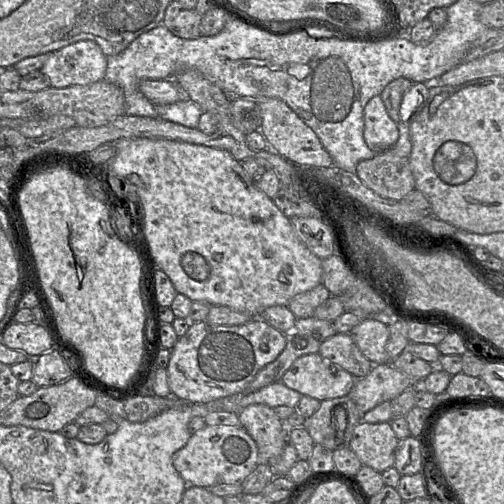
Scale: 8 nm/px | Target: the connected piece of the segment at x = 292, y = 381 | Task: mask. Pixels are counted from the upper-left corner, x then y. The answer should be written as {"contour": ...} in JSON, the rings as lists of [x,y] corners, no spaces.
{"contour":[[[312,353],[296,359],[281,381],[302,395],[324,401],[349,395],[356,379],[319,353]]]}

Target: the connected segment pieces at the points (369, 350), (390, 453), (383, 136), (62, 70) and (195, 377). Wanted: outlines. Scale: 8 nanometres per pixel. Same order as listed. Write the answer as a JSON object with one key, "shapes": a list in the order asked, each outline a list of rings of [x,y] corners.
{"shapes":[[[[371,317],[363,318],[350,334],[360,351],[373,365],[389,362],[386,350],[389,339],[388,324]]],[[[359,422],[354,428],[349,448],[364,466],[382,473],[394,467],[399,439],[390,422]]],[[[380,95],[372,97],[364,111],[364,140],[367,146],[381,152],[391,148],[399,138],[397,123],[389,116]]],[[[92,40],[69,44],[49,56],[40,71],[46,75],[50,87],[66,88],[88,85],[104,78],[107,56]]],[[[261,317],[252,318],[250,321],[240,324],[240,325],[213,325],[209,322],[200,321],[193,323],[188,331],[181,337],[178,337],[178,340],[174,347],[172,348],[171,357],[166,368],[168,374],[168,385],[171,389],[171,392],[177,396],[179,399],[184,400],[183,402],[193,402],[193,403],[208,403],[213,402],[217,399],[224,399],[226,397],[231,397],[234,395],[240,394],[250,394],[245,393],[248,384],[254,379],[256,374],[264,368],[269,363],[276,360],[276,358],[282,353],[286,347],[286,336],[280,330],[274,328]]]]}

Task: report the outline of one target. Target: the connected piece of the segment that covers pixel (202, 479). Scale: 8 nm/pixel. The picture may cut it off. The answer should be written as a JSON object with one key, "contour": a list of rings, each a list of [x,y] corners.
{"contour":[[[206,425],[191,435],[187,444],[173,454],[172,462],[189,485],[213,487],[242,483],[260,463],[260,453],[253,438],[241,425]]]}

